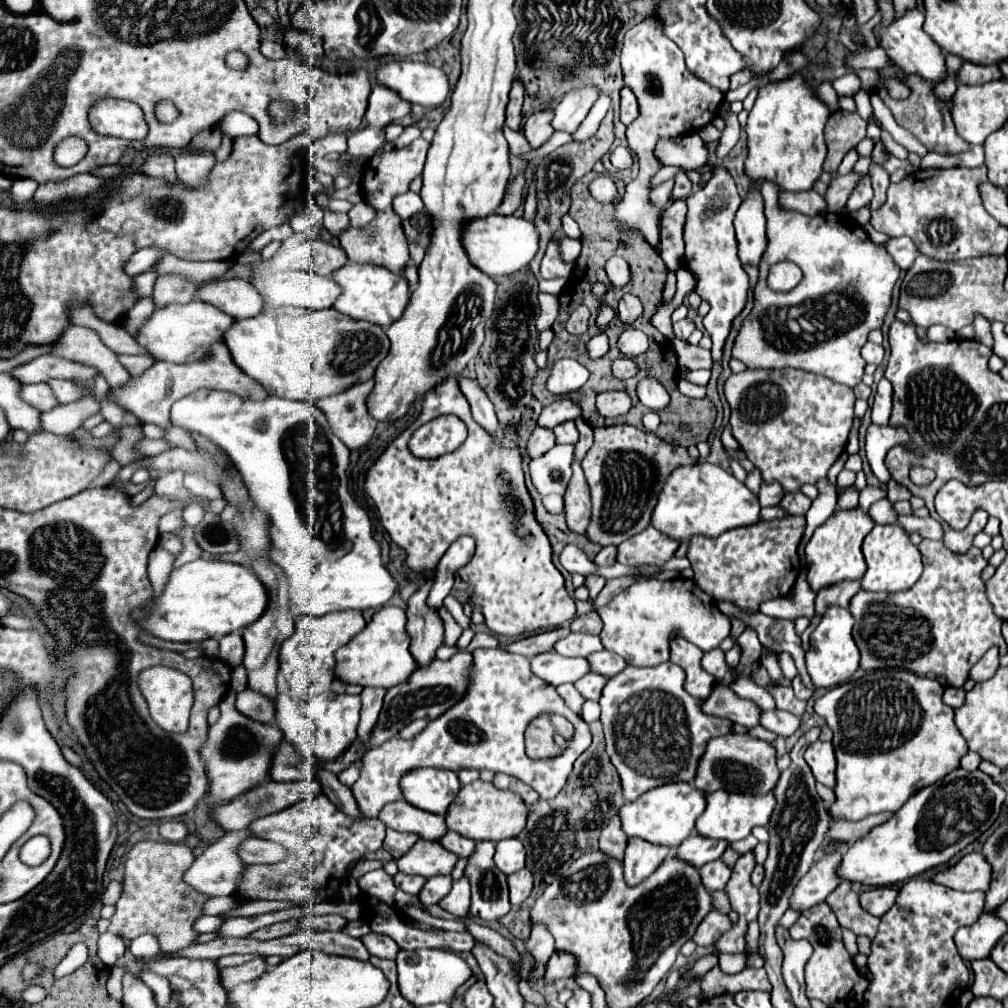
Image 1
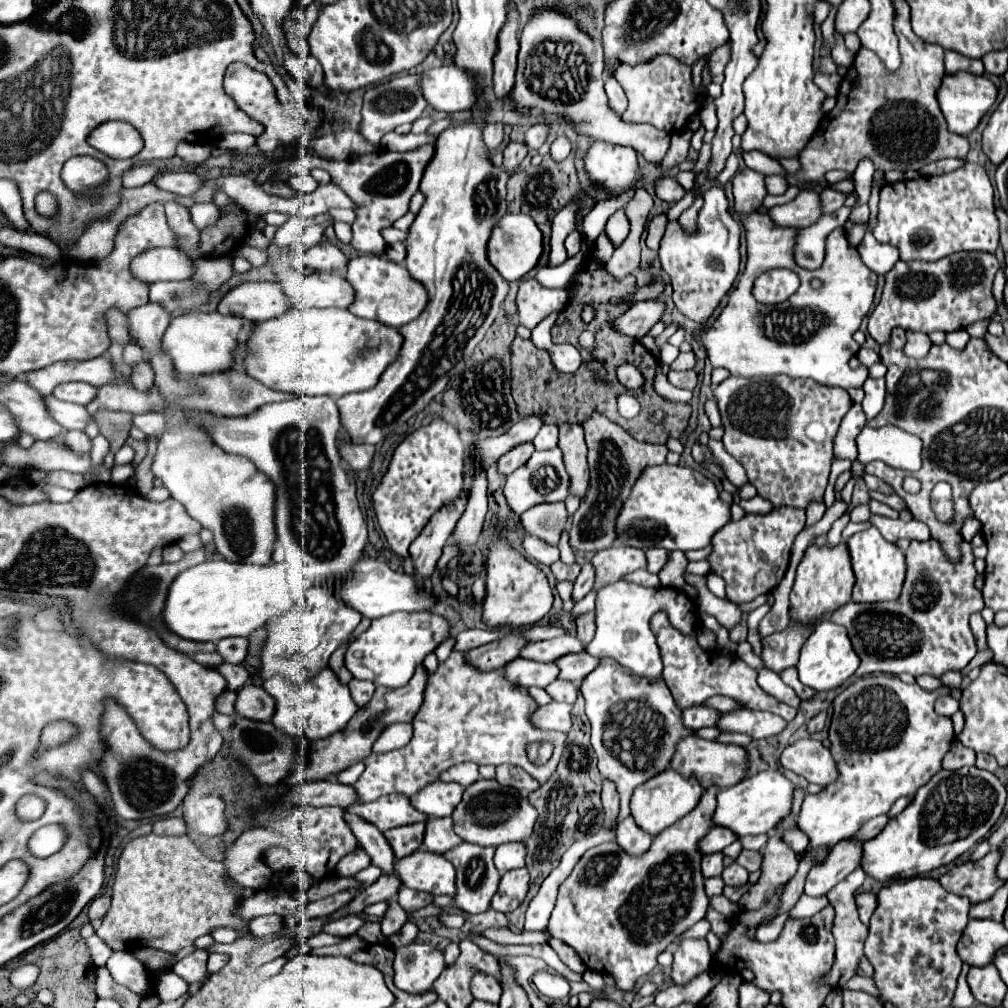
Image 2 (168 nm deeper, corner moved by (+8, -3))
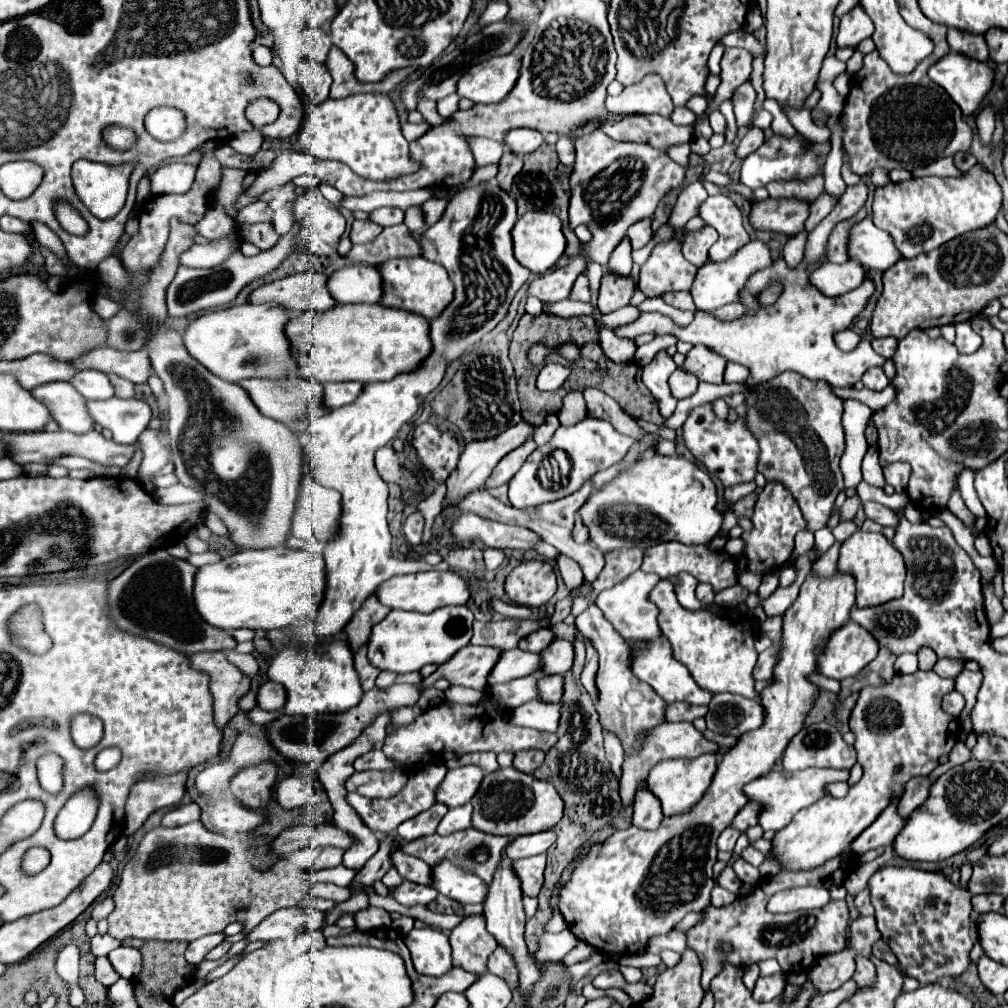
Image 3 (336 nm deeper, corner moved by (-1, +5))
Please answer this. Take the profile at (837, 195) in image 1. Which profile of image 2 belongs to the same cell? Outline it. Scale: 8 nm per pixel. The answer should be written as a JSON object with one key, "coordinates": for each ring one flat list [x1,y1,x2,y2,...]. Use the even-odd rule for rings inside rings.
{"coordinates":[[802,190,792,202,782,204,782,206,774,206,768,210,768,214,780,226,790,226,790,228,812,226,822,216,820,194]]}

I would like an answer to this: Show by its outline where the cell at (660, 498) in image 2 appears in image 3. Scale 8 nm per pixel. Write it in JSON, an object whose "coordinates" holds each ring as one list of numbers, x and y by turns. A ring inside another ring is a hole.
{"coordinates":[[647,454,593,492,577,510,589,528,589,542,603,554,623,548,647,550,653,544,677,540,681,544,707,544,723,524,715,510,717,492,707,472,681,456]]}

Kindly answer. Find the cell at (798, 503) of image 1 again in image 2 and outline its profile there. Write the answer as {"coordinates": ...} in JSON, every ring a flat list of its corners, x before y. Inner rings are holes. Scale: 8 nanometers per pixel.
{"coordinates":[[754,496,752,500,742,500,740,506,750,514,768,514,774,510,774,506,768,504,768,500,764,500,762,496]]}

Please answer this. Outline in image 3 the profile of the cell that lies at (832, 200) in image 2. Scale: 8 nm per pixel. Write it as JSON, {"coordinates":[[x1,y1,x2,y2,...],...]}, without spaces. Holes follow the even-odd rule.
{"coordinates":[[823,192,823,194,809,206,809,218,805,220,805,230,811,232,811,230,831,212,831,208,835,206,835,202,837,202,837,200,835,200,833,196,829,196,829,194]]}

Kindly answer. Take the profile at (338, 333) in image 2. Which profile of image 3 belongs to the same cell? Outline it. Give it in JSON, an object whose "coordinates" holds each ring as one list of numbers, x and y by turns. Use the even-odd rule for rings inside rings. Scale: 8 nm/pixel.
{"coordinates":[[337,304,327,312,301,312,289,320,285,334,297,354,297,376,325,382,349,382,357,380,363,384,391,380,403,372,415,372,421,366,421,360,429,356,433,344,429,340,429,320,421,318,415,312,401,308,389,308,383,304]]}

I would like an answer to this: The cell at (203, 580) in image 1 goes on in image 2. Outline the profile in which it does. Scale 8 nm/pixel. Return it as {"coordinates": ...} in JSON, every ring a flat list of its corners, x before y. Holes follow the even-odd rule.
{"coordinates":[[206,560,176,576,164,602,166,628,186,640,218,642,228,636,250,636,268,620,288,612,292,598,282,564,248,566,226,560]]}

